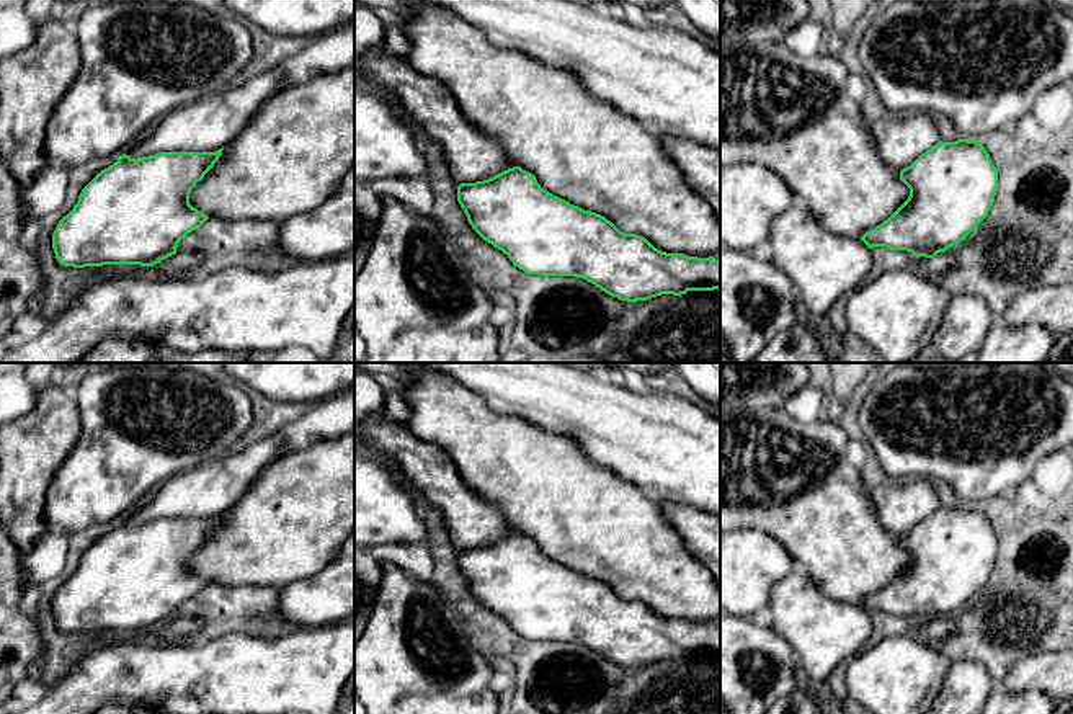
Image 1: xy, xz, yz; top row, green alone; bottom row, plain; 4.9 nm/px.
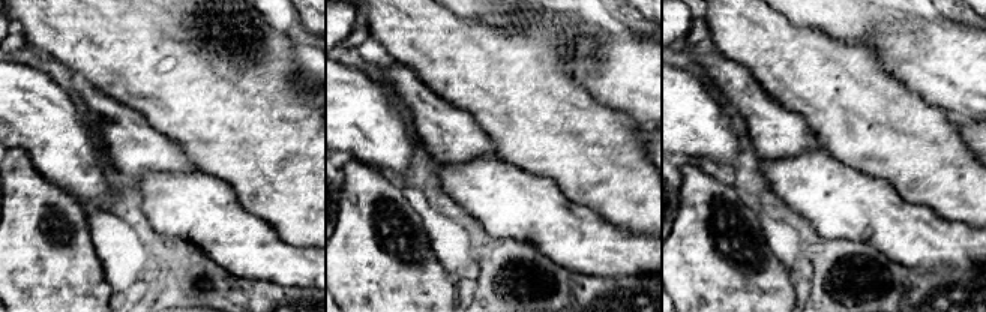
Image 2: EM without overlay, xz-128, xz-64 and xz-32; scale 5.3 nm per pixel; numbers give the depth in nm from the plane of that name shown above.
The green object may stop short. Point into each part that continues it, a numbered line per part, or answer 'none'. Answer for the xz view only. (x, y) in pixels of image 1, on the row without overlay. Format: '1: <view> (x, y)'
1: xz (471, 522)

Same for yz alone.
1: yz (900, 505)

